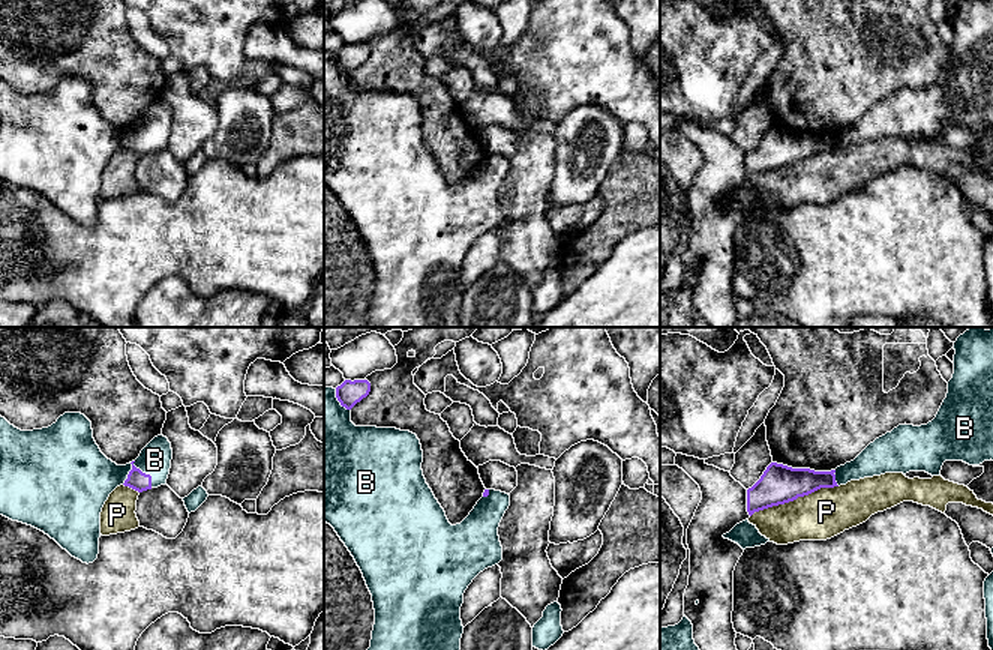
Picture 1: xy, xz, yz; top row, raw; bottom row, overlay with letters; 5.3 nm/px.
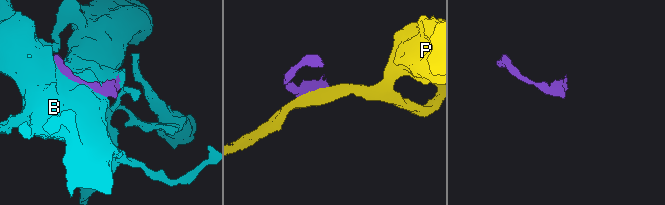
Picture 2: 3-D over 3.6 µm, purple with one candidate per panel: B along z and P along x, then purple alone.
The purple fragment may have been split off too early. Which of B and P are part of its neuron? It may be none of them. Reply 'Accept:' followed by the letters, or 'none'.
Accept: B

